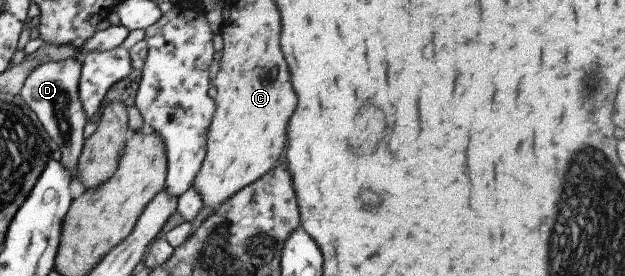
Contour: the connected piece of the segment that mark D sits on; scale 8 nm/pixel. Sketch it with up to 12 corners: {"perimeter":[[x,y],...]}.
{"perimeter":[[80,57],[45,62],[19,92],[77,176],[88,122]]}

